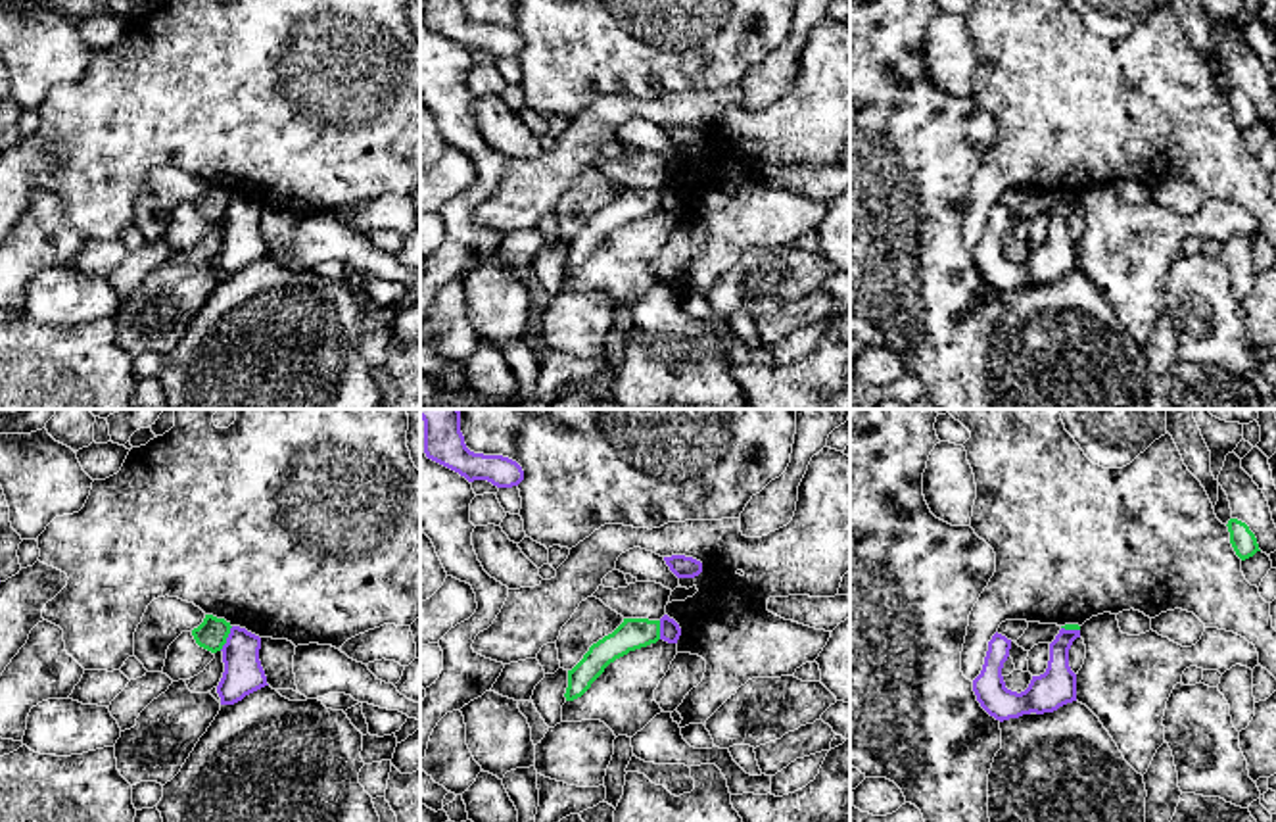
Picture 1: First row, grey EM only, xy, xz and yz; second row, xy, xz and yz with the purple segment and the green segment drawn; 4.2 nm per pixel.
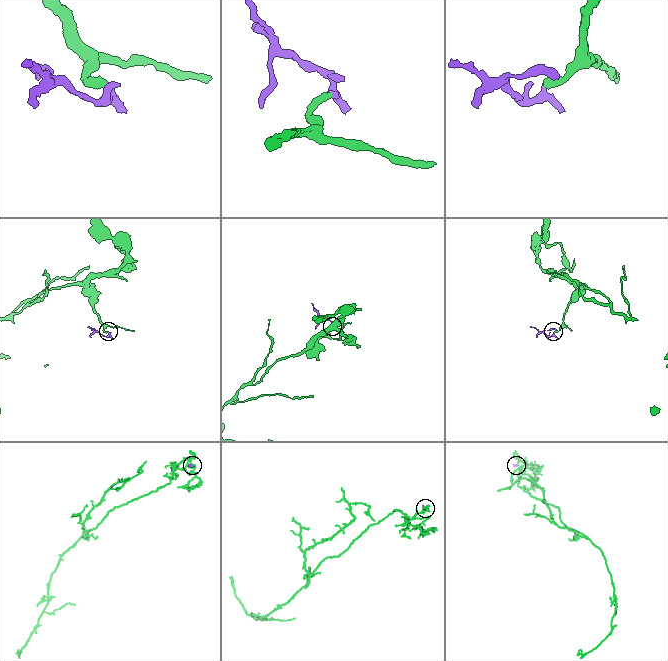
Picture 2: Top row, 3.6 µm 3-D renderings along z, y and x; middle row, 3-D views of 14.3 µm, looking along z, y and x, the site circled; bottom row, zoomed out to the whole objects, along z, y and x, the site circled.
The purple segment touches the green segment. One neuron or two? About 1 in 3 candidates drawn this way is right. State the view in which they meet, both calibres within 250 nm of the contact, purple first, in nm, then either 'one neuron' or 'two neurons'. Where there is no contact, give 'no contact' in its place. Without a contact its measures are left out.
contact in xy; calibres 160 and 130 nm; two neurons

